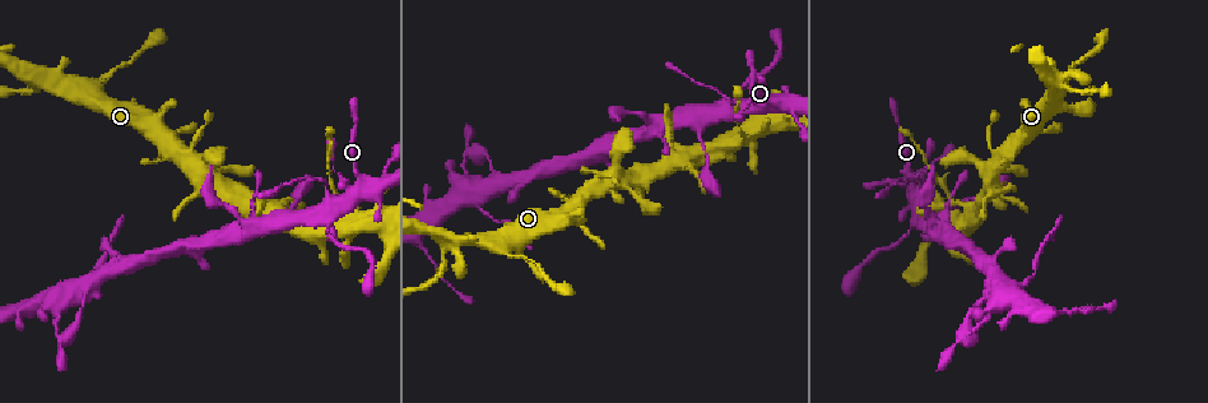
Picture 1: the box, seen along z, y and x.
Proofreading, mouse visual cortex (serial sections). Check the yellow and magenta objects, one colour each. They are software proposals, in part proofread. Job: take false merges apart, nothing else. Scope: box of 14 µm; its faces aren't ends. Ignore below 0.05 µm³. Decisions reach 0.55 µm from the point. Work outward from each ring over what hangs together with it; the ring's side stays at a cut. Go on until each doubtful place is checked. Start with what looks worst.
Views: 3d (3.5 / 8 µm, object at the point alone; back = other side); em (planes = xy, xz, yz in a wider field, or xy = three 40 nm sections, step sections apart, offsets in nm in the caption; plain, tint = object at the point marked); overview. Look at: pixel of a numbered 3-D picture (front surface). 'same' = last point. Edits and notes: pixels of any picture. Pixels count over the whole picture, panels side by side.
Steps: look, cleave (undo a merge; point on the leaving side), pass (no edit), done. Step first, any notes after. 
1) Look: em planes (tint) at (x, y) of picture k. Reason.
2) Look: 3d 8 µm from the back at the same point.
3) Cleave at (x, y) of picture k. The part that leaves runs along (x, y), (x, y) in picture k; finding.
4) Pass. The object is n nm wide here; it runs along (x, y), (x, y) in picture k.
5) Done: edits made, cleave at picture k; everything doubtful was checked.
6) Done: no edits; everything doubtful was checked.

Look: 3d 3.5 µm at (327, 216) of picture 1. Four-way junction.

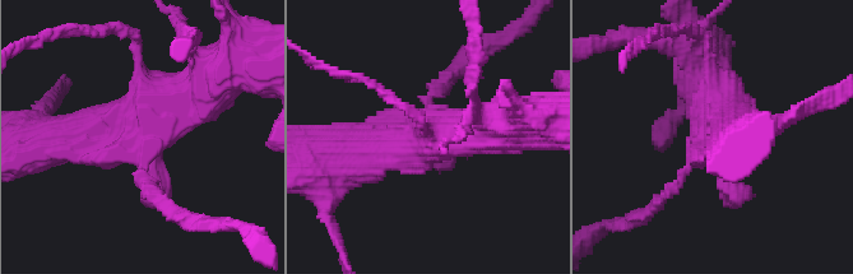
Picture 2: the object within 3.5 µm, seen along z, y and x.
Pass. It runs along (214, 78), (61, 136) in picture 2; continuous, no second cell.

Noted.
Look: 3d 3.5 µm at (731, 105) of picture 1. Abrupt turn.

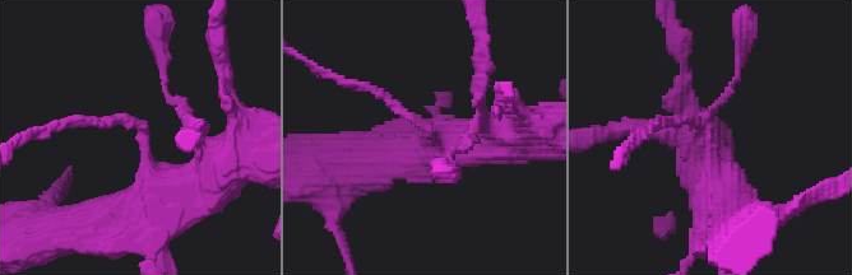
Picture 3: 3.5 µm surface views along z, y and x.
Look: em xy step 1 (tint) at (711, 134) of picture 3. The arms are 100, 500 nm wide; shape alone is not enough.

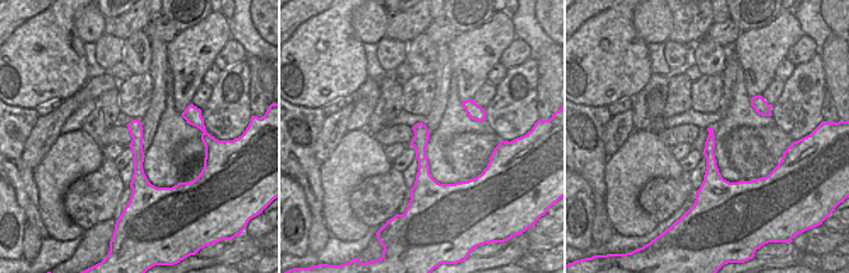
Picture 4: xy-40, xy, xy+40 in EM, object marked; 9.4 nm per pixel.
Pass. Continuous, no second cell.

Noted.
Look: 3d 3.5 µm at (1023, 286) of picture 1.

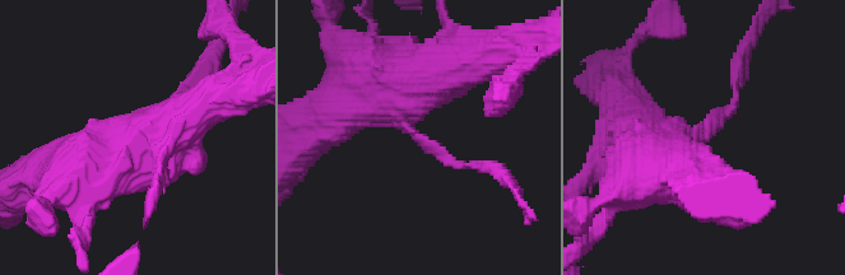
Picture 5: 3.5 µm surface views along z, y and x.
Look: em xy step 2 (plain) at (704, 137) of picture 5.

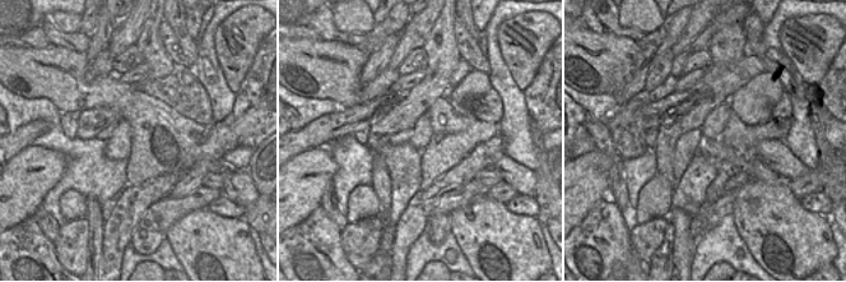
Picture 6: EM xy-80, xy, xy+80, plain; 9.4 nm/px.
Look: em xy step 2 (tint) at the same point. With the object marked.

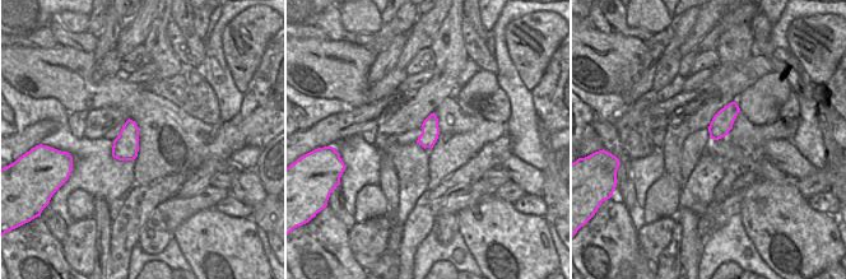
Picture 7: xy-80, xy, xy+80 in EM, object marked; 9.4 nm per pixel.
Pass. The object is 170 nm wide here; it runs along (133, 147), (117, 139), (187, 88) in picture 5; all the same cell.

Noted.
Look: 3d 8 µm at (950, 196) of picture 1. Calibre changes.

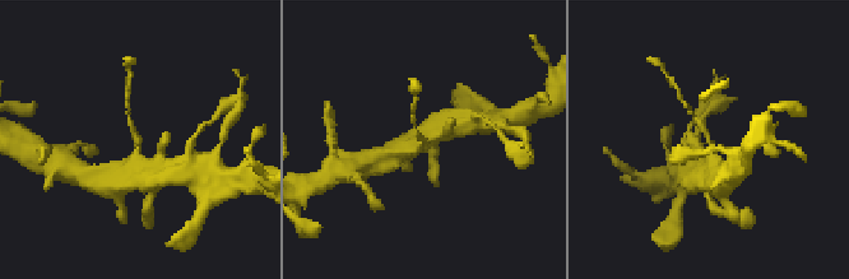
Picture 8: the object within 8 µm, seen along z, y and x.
Look: em xy step 3 (tint) at (140, 139) of picture 8. The arms are 150, 350 nm wide; shape alone is not enough.

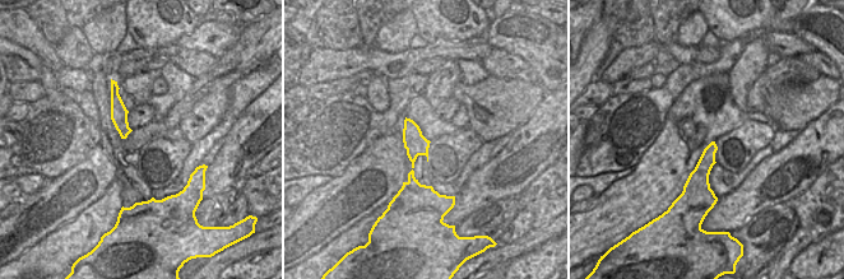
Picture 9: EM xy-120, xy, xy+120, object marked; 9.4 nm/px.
Cleave at (129, 122) of picture 8. A second cell is stuck on.

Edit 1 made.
Done: edits made, cleave at picture 8; everything doubtful was checked.

